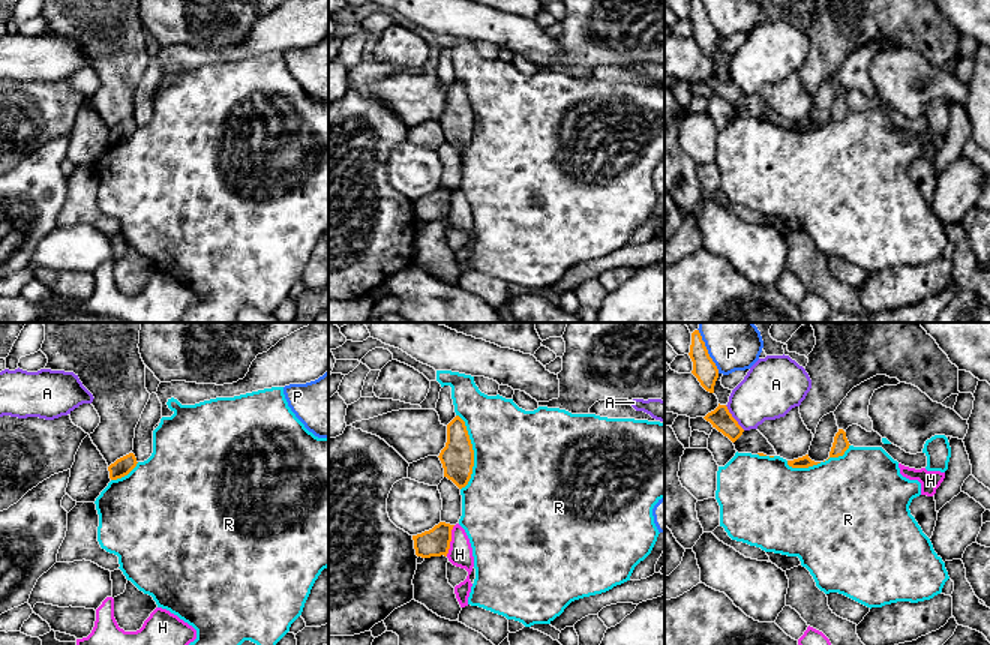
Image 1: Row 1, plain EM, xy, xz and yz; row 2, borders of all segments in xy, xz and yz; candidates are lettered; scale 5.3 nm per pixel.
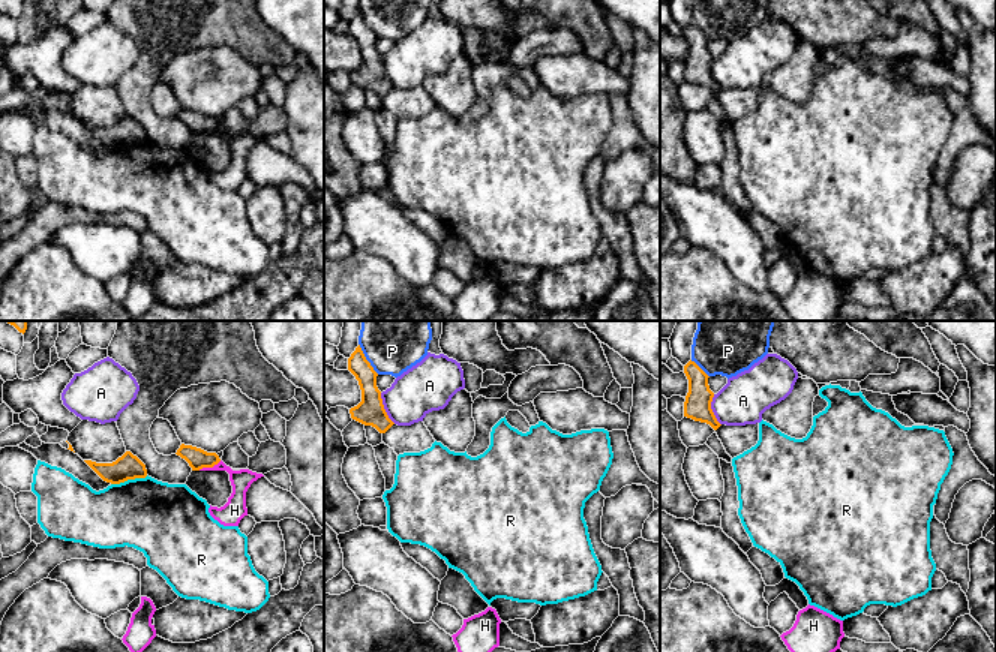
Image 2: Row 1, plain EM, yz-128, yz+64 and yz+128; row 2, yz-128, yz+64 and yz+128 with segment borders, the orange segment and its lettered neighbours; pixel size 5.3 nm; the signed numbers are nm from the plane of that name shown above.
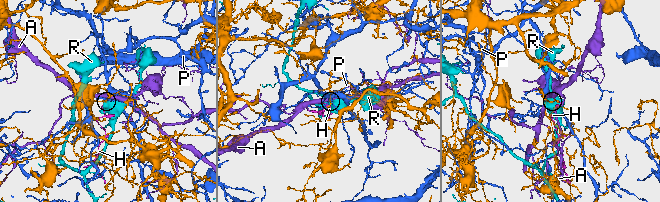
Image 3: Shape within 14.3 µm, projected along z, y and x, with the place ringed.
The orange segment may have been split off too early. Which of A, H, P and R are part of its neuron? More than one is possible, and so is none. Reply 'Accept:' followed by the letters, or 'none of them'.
Accept: none of them

